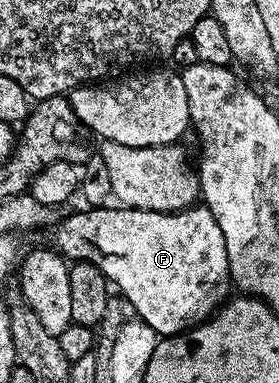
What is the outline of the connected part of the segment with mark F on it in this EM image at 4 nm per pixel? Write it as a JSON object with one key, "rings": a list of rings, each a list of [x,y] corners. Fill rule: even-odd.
{"rings":[[[196,204],[190,206],[188,210],[178,210],[172,214],[149,212],[148,210],[129,210],[126,208],[114,208],[115,210],[111,210],[112,207],[110,205],[82,209],[65,219],[56,228],[55,242],[59,245],[57,247],[58,253],[68,260],[97,264],[97,268],[101,268],[101,272],[107,277],[108,283],[114,289],[116,286],[127,297],[128,304],[135,309],[132,310],[134,317],[140,318],[145,324],[149,324],[149,328],[153,328],[155,334],[160,336],[182,334],[183,331],[190,330],[192,326],[197,326],[200,322],[207,321],[224,302],[228,301],[229,295],[232,293],[230,290],[233,290],[233,283],[231,280],[231,269],[229,268],[229,256],[225,252],[225,236],[221,236],[221,227],[217,225],[217,220],[213,220],[213,212],[209,212],[207,206]]]}

